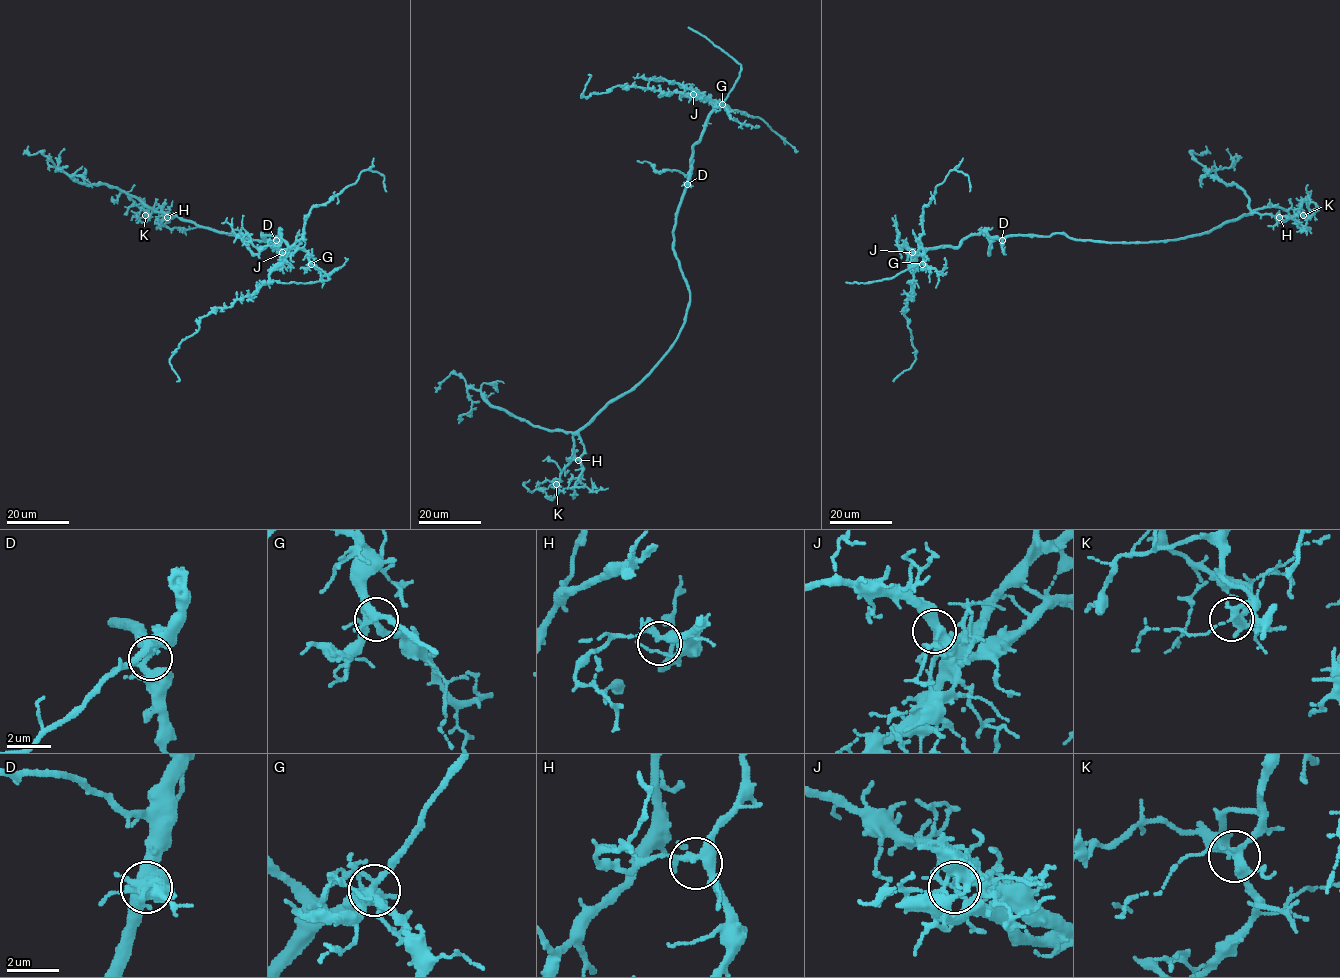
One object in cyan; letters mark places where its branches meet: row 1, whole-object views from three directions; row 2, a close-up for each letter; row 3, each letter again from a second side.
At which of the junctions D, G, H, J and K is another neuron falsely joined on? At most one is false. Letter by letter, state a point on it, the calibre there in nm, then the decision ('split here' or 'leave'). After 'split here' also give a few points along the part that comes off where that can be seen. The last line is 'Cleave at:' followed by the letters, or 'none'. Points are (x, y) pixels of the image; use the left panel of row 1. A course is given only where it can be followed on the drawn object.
D: (276, 240) | 400 nm | leave
G: (311, 264) | 320 nm | leave
H: (167, 217) | 320 nm | leave
J: (282, 252) | 180 nm | split here | (282, 253), (267, 281), (231, 306), (214, 308), (181, 341), (169, 362), (177, 381)
K: (145, 215) | 320 nm | leave
Cleave at: J

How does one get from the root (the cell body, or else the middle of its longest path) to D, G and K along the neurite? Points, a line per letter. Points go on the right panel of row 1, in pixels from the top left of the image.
D: (1086, 240), (1060, 233), (1008, 235), (1002, 240)
G: (1086, 240), (1060, 233), (999, 238), (980, 232), (967, 235), (958, 246), (930, 247), (924, 253), (922, 264)
K: (1086, 240), (1149, 242), (1184, 239), (1207, 233), (1255, 209), (1271, 207), (1281, 207), (1290, 215), (1303, 215)

